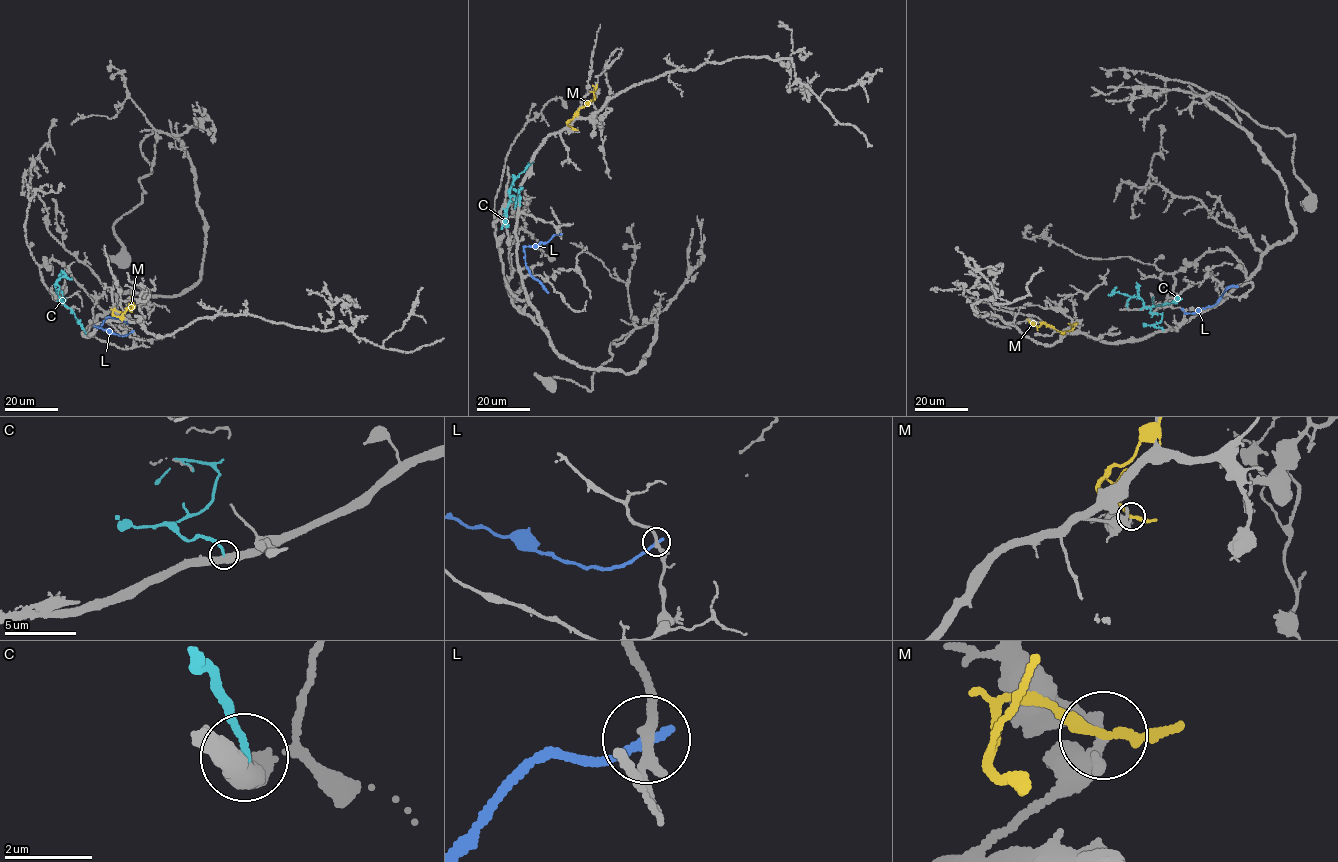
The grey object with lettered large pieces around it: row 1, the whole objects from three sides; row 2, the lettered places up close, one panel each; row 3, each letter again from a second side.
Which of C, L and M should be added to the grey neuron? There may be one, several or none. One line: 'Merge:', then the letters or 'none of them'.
Merge: none of them

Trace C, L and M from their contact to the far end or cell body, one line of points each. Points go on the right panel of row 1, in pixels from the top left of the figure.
C: (1163, 330), (1152, 325), (1160, 322), (1162, 315), (1150, 313), (1141, 300), (1115, 292), (1108, 294)
L: (1182, 308), (1185, 312), (1198, 312), (1213, 306), (1227, 287), (1238, 287)
M: (1077, 323), (1068, 331), (1060, 332), (1045, 323), (1034, 325), (1027, 319)

